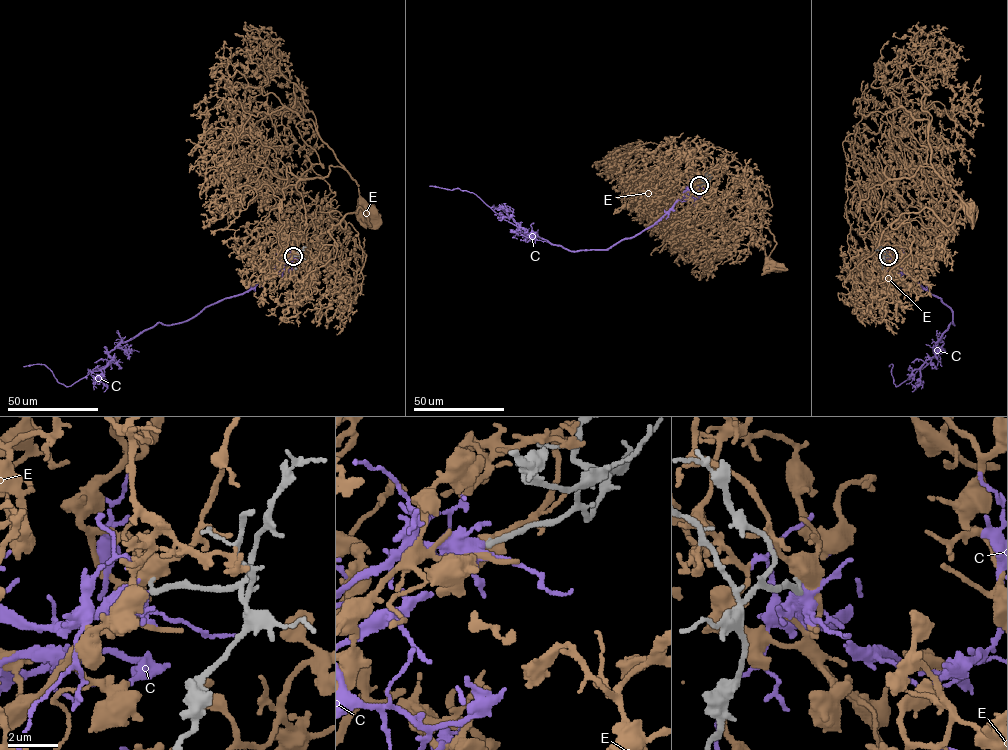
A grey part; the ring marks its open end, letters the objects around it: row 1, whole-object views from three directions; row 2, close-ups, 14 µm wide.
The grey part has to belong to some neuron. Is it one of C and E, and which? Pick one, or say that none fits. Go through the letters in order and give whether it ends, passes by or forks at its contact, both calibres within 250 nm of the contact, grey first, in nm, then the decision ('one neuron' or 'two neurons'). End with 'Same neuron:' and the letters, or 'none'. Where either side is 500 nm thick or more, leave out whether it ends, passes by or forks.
C: it forks there; 240 nm thick on the grey side, 380 nm on the other; one neuron
E: 240 nm thick on the grey side, 500 nm on the other; two neurons
Same neuron: C

